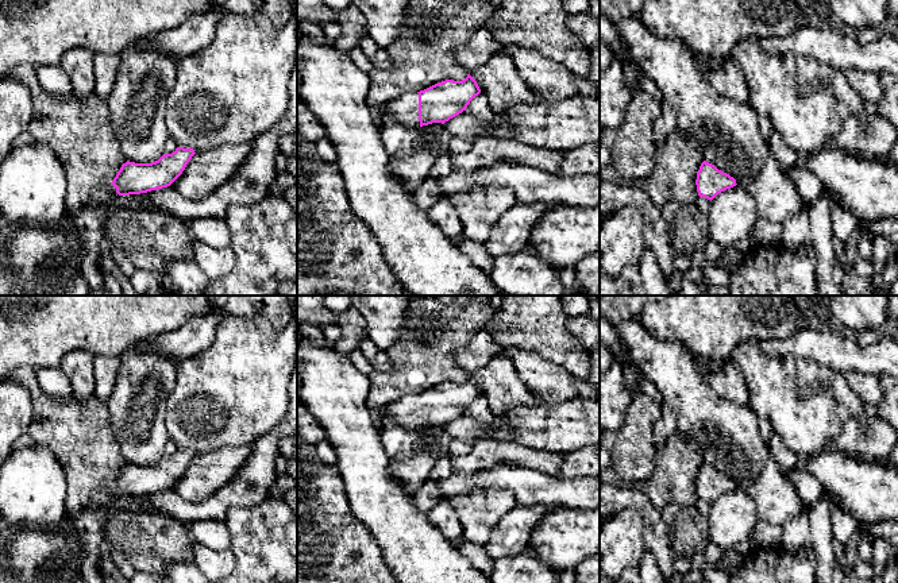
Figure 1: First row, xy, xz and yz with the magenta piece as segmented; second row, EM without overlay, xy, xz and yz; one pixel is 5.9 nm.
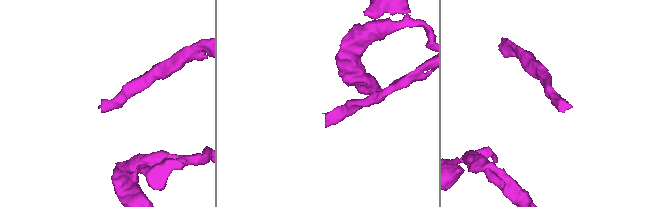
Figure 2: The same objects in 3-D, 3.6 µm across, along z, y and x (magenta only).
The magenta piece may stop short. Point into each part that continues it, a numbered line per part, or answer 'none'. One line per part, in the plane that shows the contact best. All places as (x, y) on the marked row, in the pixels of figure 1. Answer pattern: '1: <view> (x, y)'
1: xz (405, 109)

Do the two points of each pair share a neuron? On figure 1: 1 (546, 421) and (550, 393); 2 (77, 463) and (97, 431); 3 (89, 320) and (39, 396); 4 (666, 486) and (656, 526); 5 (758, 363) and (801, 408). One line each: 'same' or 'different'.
1: different
2: same
3: different
4: different
5: same

